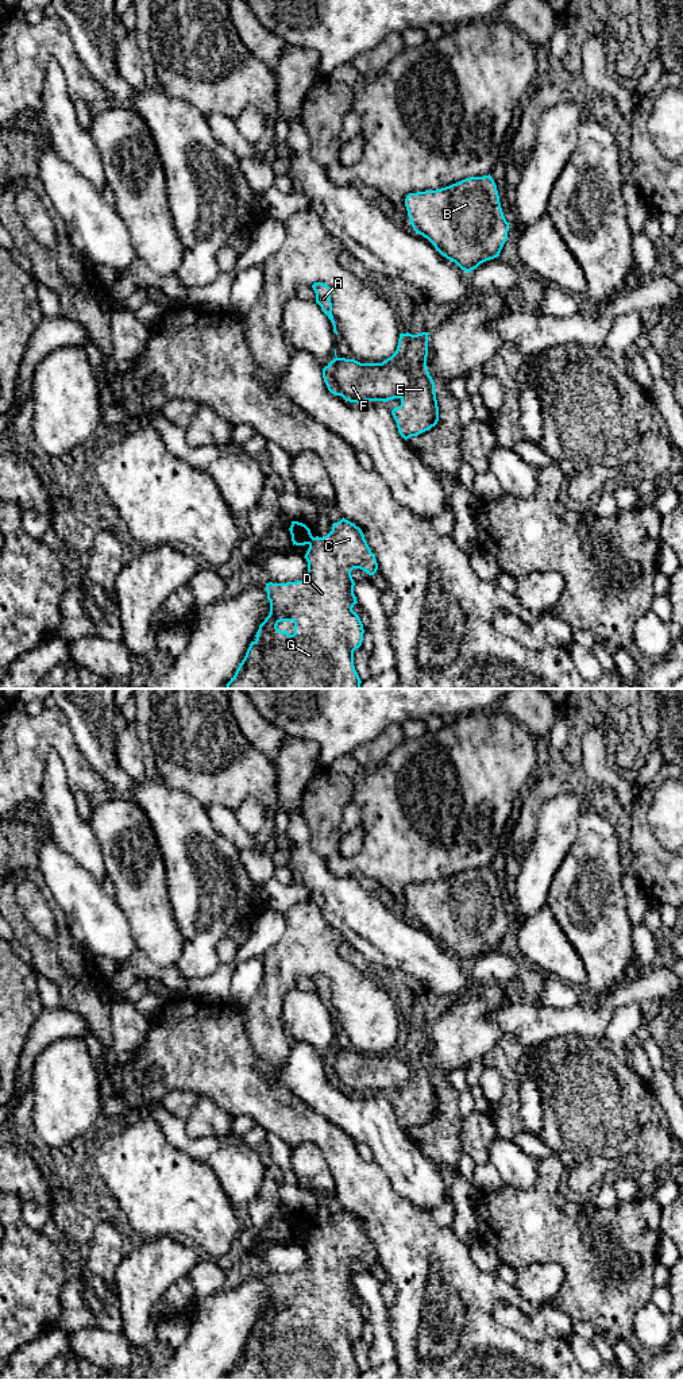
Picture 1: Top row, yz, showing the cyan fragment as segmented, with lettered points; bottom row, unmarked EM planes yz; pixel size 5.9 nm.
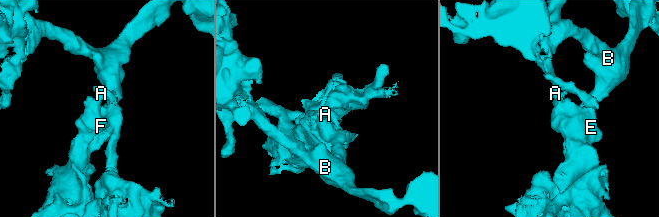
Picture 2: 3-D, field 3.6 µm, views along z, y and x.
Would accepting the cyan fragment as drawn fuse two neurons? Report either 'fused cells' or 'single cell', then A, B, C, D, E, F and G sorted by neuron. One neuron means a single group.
fused cells | A E / B C D F G

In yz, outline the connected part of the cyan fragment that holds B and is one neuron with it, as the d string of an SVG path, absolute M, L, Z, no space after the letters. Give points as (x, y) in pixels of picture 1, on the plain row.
M490 866L470 868L436 882L409 884L405 898L413 921L467 964L499 948L508 930L510 914L503 907L497 876Z

